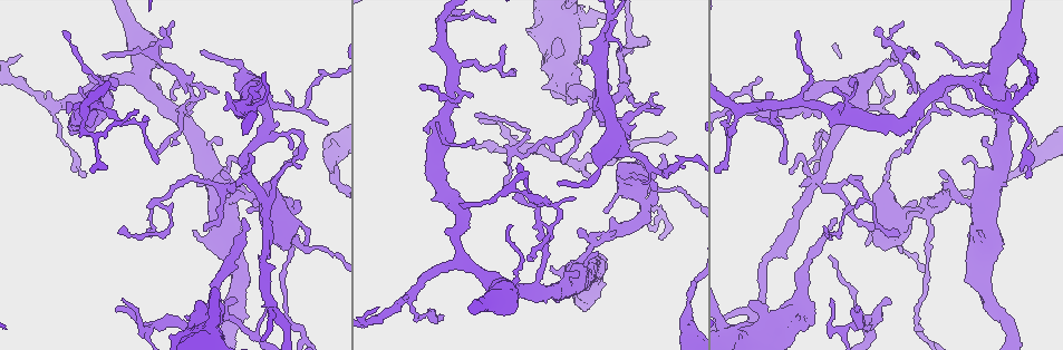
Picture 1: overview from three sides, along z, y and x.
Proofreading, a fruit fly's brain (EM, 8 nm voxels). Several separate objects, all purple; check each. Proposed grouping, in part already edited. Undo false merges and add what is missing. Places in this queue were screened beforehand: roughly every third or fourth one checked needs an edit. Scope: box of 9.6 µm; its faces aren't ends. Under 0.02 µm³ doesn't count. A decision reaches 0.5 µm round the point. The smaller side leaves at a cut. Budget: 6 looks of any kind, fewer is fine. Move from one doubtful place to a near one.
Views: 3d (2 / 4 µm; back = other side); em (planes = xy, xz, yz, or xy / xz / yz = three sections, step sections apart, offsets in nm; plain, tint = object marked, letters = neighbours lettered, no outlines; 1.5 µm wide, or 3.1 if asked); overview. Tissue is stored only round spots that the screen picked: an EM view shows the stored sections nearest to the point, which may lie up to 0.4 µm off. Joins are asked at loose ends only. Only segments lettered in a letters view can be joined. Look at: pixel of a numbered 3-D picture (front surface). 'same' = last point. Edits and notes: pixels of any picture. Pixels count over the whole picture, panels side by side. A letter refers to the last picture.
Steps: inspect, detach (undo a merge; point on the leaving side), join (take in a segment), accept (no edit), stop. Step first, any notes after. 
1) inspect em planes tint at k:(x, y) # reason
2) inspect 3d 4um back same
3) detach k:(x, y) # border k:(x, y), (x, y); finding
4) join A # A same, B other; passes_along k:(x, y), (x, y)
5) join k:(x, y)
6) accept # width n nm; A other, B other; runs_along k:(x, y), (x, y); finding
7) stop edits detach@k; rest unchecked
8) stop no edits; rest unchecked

inspect 3d 2um at 1:(160, 153) # tapers out

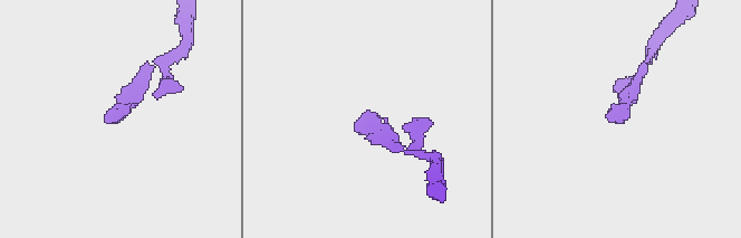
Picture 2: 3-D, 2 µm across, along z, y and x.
inspect em xz step 4 letters at 2:(608, 121)

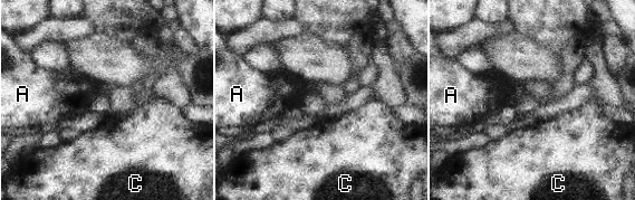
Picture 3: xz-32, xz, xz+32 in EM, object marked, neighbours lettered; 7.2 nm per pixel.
inspect em planes letters same # another direction

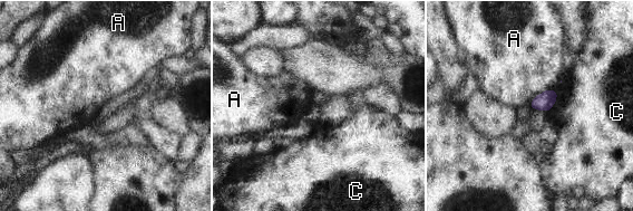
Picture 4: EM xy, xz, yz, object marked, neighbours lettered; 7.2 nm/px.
accept # longest_contact A 220 nm; A other, C other; border 4:(556, 90), (545, 89), (529, 105); none of them fits

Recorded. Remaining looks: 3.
inspect em yz step 8 tint at 1:(646, 182) # free end

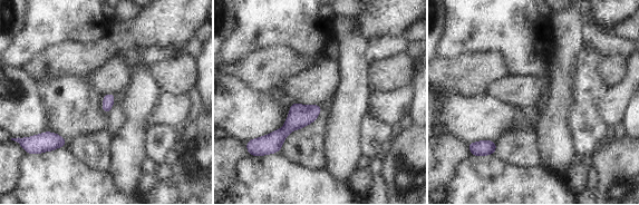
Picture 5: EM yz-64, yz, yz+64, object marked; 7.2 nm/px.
inspect em planes letters same

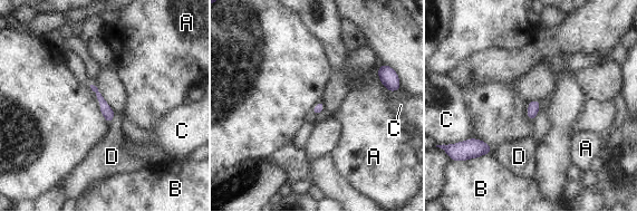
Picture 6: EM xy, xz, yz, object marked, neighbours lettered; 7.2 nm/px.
accept # A other, B other, C other, D other; border 6:(114, 118), (109, 122); no lettered segment goes on from it

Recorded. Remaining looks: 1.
stop no edits; rest unchecked

